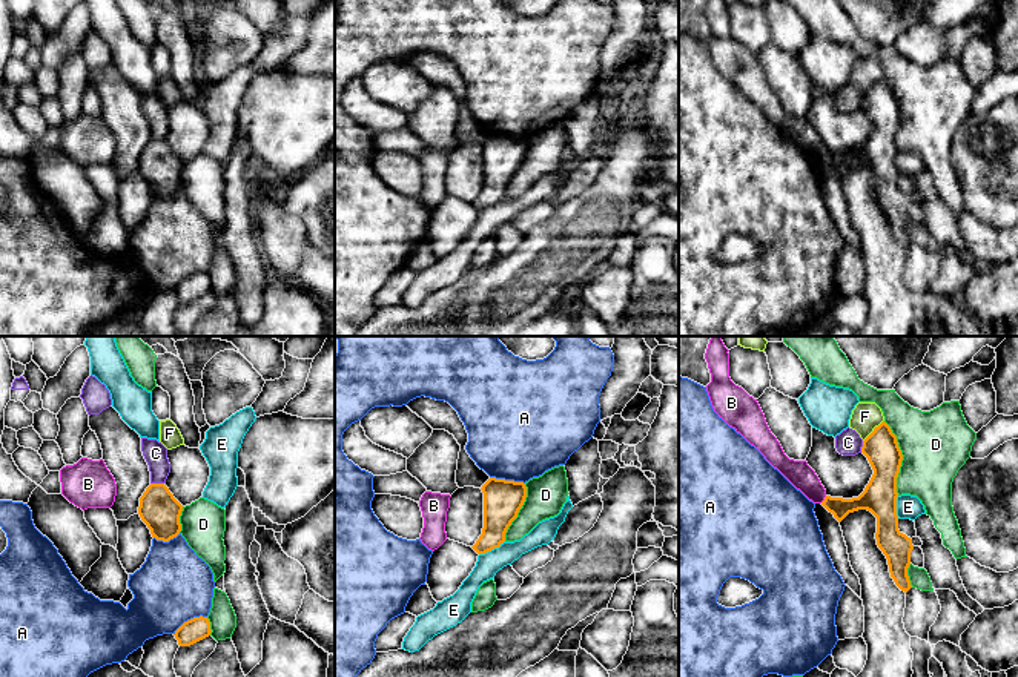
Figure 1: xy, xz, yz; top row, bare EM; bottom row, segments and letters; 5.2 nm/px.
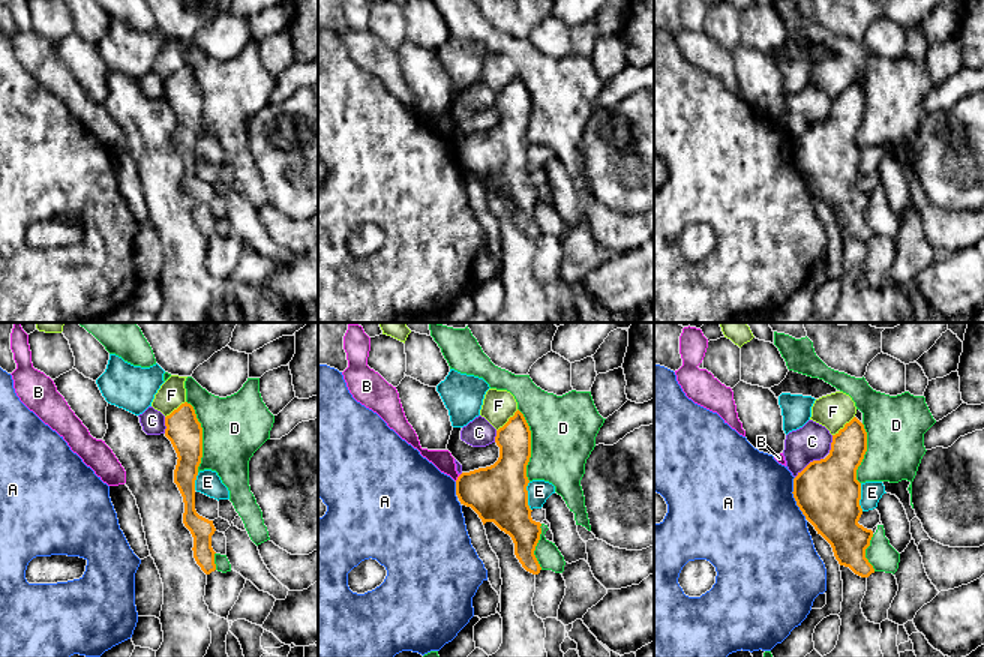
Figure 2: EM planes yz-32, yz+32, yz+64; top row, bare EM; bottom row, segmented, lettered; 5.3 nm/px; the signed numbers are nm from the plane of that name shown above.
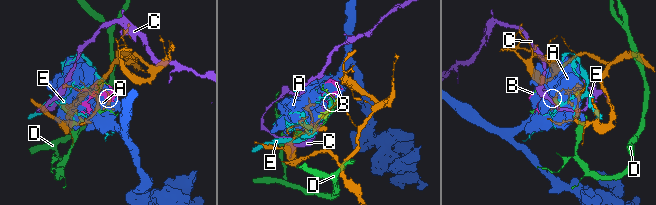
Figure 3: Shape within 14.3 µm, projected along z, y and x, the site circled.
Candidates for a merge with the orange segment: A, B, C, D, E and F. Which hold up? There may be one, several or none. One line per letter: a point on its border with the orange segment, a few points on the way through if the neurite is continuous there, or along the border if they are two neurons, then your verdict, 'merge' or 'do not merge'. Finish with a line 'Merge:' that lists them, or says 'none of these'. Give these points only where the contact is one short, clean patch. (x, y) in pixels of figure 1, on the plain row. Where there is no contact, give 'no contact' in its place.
A: meets orange in xy at (191, 275); do not merge
B: meets orange in yz at (825, 155); border along yz (826, 152), (820, 158); do not merge
C: meets orange in xy at (157, 140); do not merge
D: meets orange in yz at (902, 114); do not merge
E: meets orange in xz at (492, 204); do not merge
F: meets orange in yz at (874, 86); do not merge
Merge: none of these

